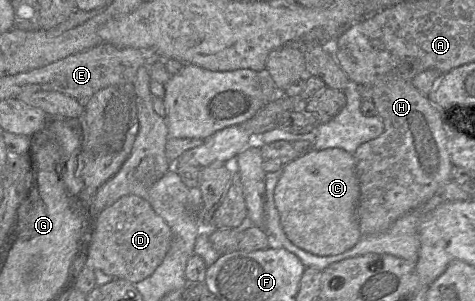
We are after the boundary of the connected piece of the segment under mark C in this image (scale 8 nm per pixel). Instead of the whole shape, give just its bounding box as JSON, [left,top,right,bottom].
[274,149,361,256]

